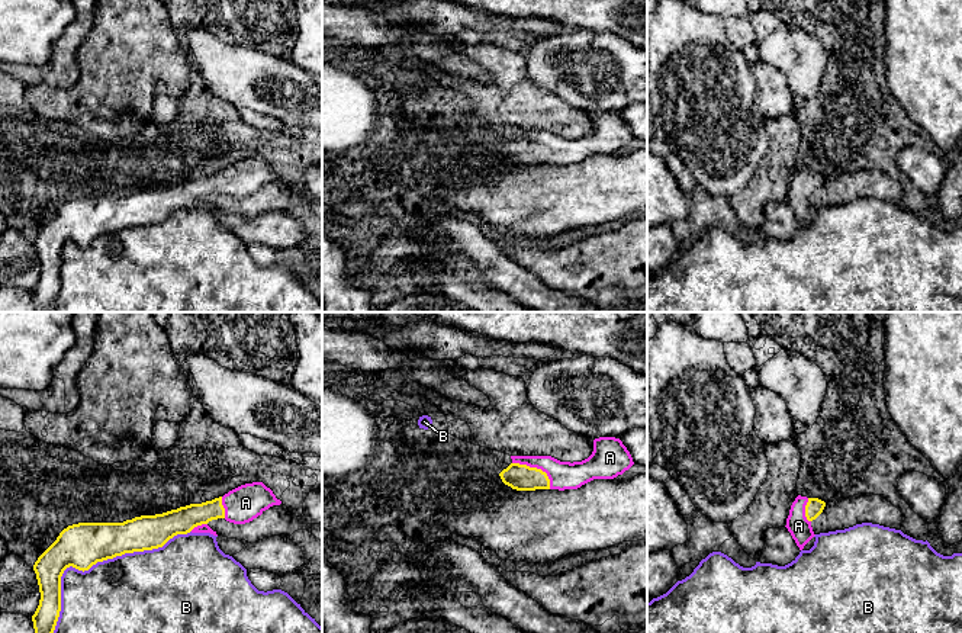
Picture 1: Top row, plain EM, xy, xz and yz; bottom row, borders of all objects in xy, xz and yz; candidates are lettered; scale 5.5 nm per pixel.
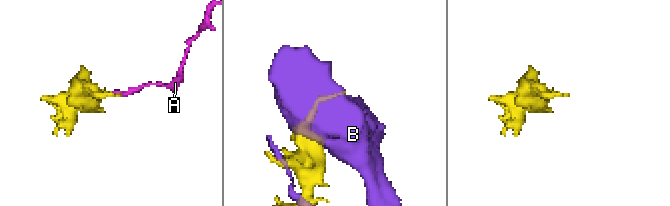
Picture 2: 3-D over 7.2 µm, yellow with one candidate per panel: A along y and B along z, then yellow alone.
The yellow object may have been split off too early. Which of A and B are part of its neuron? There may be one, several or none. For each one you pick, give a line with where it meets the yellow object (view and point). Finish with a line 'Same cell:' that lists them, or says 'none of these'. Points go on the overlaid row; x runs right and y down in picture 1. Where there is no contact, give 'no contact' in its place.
A: xz (536, 468)
Same cell: A

